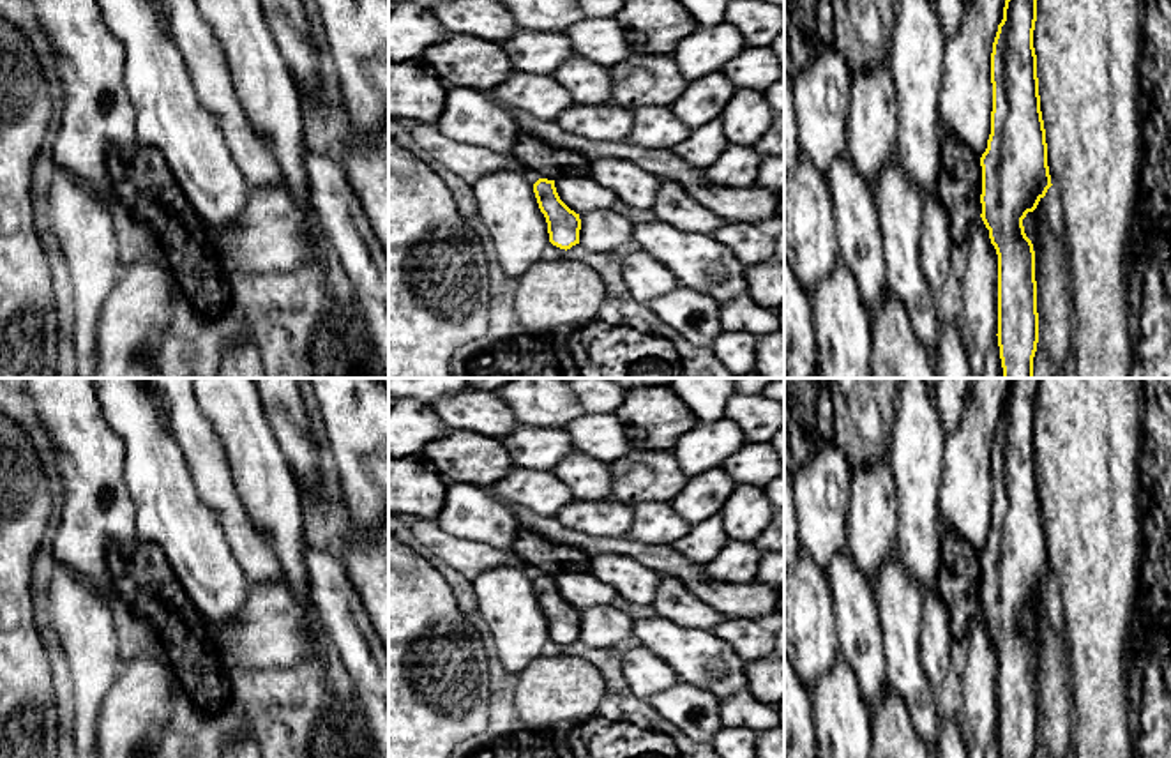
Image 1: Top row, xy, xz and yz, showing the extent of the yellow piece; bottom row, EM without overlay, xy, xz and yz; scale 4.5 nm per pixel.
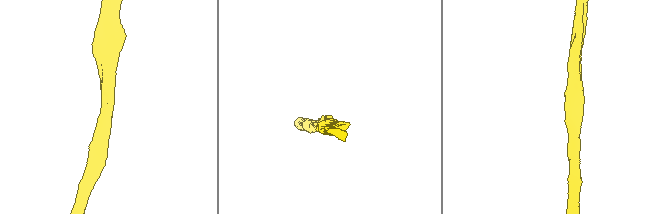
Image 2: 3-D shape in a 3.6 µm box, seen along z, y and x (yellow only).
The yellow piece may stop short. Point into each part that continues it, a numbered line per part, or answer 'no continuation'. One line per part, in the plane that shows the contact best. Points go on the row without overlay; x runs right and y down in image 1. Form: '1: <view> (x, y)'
no continuation

